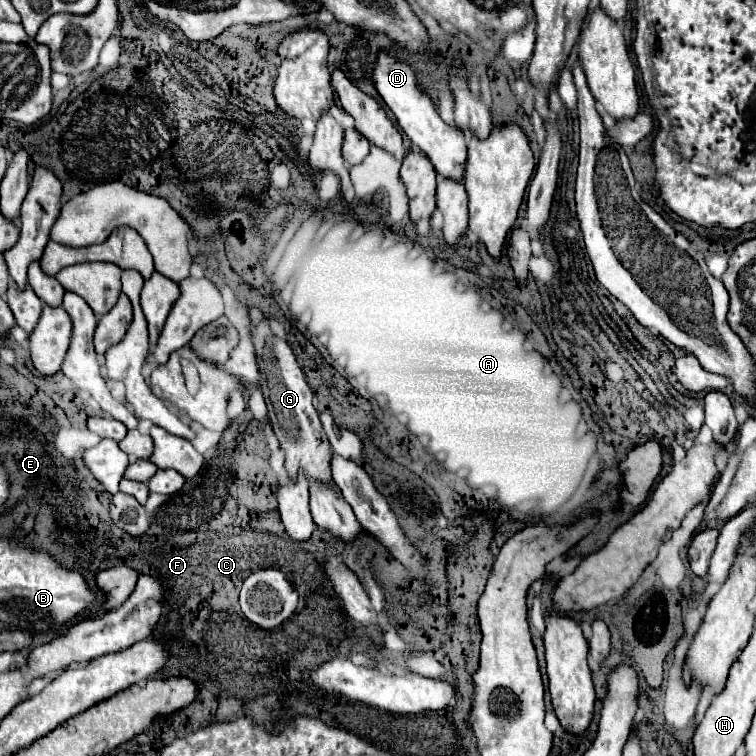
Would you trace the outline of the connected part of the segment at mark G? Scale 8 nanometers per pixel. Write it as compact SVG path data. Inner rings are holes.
M252 316L252 326L250 334L254 340L256 356L258 356L258 366L262 374L262 392L266 396L268 404L268 418L274 428L274 434L280 442L280 448L284 450L284 466L288 472L288 478L296 482L298 472L302 470L308 480L318 480L324 484L332 482L330 474L330 460L332 460L332 448L326 438L326 432L318 420L318 412L312 404L312 390L304 380L304 374L296 362L296 356L292 348L284 342L278 340L266 318L256 318Z

